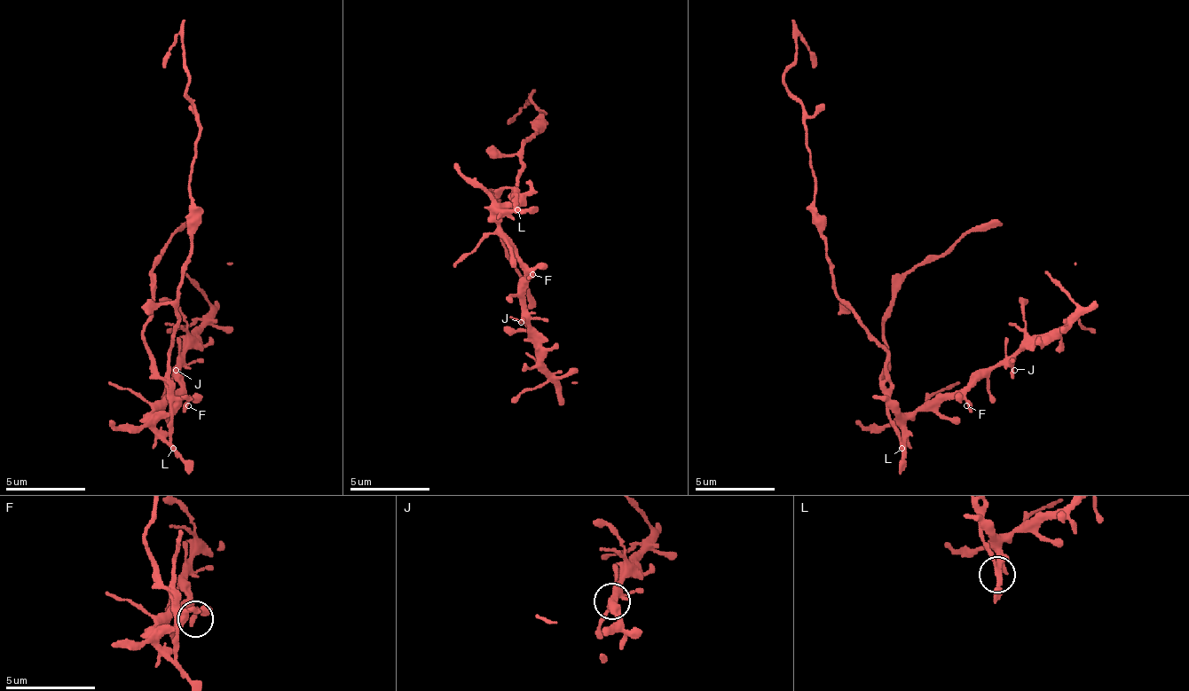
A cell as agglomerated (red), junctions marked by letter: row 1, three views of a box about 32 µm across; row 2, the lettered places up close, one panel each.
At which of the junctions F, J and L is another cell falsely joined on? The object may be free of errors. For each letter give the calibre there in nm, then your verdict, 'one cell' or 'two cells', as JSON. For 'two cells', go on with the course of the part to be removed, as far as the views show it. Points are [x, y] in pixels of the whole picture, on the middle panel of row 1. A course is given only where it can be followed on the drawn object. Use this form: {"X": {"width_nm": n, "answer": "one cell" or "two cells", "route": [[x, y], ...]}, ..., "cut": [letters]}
{"F": {"width_nm": 200, "answer": "one cell"}, "J": {"width_nm": 280, "answer": "one cell"}, "L": {"width_nm": 220, "answer": "two cells", "route": [[516, 210], [513, 194], [524, 143], [537, 135], [537, 119], [545, 114], [532, 103], [532, 90], [508, 122]]}, "cut": ["L"]}

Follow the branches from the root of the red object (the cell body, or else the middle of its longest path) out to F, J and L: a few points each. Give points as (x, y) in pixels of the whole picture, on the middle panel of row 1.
F: (521, 175), (516, 178), (513, 202), (500, 214), (500, 238), (532, 274)
J: (521, 175), (516, 178), (513, 202), (500, 214), (500, 238), (524, 274), (524, 318), (521, 322)
L: (521, 175), (516, 178), (516, 191), (513, 194), (513, 206), (516, 210)

